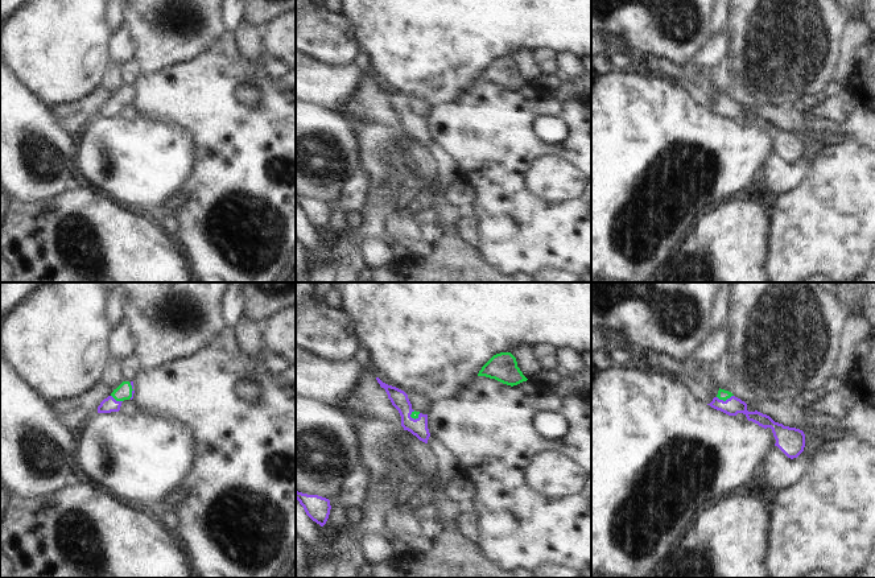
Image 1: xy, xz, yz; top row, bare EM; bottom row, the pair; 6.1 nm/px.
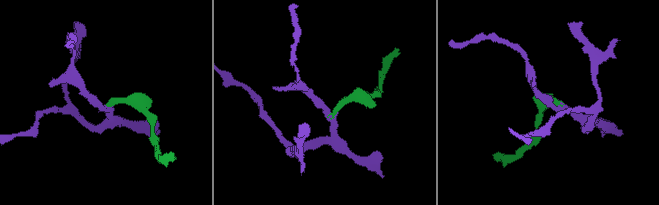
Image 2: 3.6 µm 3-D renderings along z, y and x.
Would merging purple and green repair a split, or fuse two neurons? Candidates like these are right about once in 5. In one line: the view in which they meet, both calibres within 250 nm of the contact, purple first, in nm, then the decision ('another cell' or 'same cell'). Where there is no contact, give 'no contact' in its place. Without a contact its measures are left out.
yz | 110/70 nm | same cell

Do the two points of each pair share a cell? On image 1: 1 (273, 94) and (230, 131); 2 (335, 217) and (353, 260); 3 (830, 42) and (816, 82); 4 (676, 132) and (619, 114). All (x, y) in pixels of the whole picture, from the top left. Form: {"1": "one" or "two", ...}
{"1": "one", "2": "two", "3": "one", "4": "one"}

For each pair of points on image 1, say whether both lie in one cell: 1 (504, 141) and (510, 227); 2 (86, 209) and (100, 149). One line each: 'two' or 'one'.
1: one
2: two

